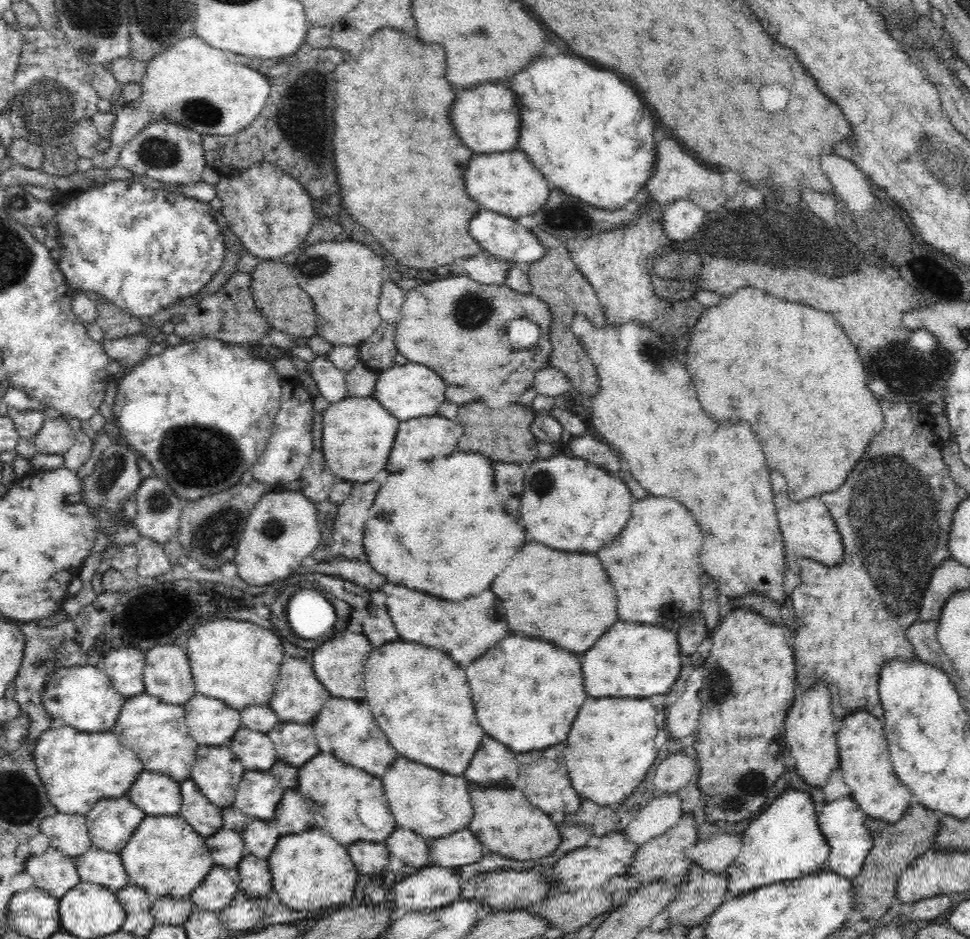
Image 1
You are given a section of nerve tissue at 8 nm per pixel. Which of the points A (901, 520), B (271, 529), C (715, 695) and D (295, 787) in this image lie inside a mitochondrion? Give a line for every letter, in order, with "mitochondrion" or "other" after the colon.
A: mitochondrion
B: mitochondrion
C: mitochondrion
D: other

